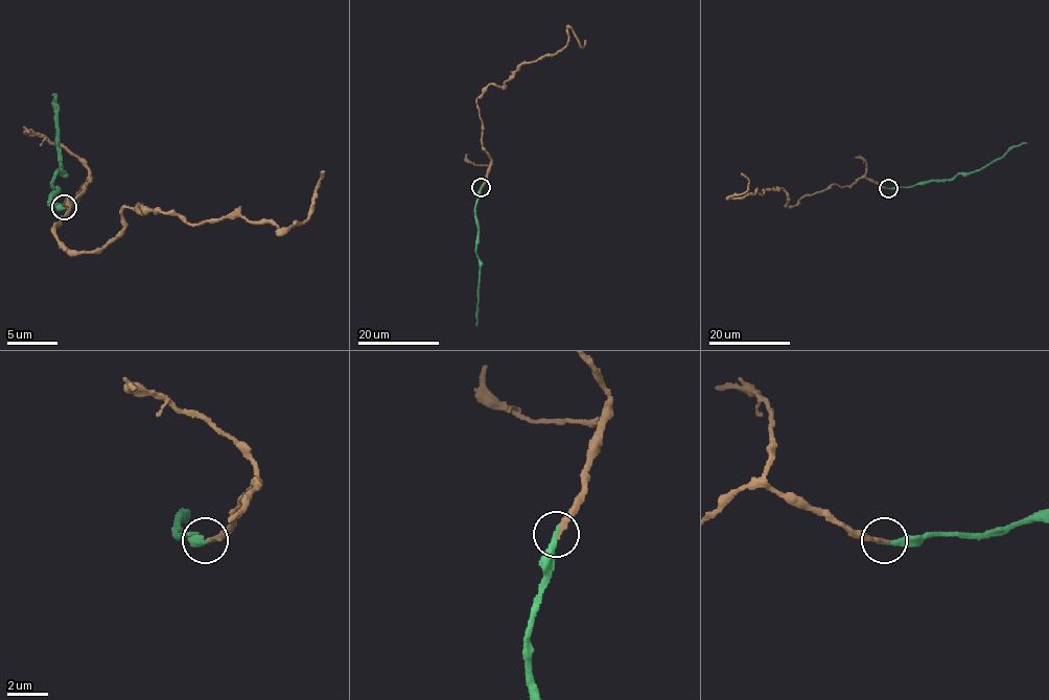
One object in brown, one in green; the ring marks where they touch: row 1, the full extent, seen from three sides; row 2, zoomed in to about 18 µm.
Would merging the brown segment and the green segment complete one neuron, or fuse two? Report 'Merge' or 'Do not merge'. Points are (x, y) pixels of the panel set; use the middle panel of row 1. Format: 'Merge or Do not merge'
Merge

